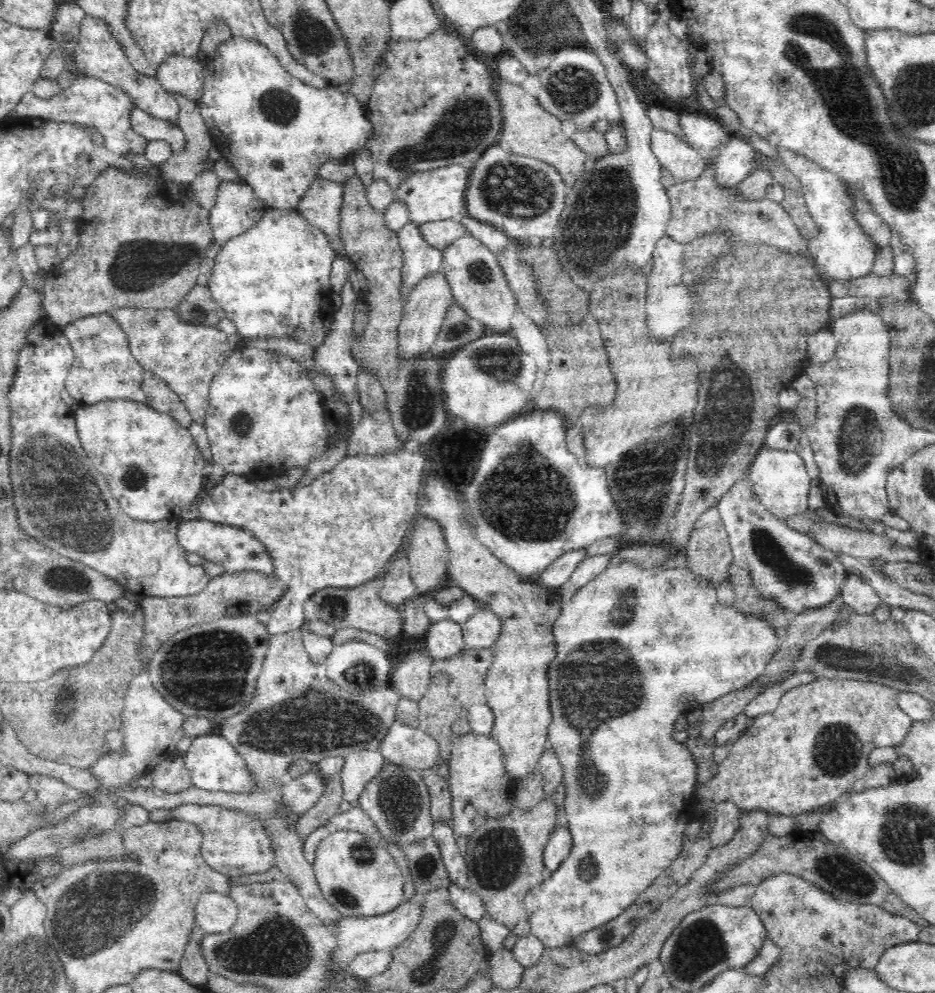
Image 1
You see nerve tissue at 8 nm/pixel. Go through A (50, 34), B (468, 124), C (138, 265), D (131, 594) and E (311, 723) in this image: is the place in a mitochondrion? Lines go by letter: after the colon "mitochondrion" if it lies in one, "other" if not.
A: other
B: mitochondrion
C: mitochondrion
D: other
E: mitochondrion

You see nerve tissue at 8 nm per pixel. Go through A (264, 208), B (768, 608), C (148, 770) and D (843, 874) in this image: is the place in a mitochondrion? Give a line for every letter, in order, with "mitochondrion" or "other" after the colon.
A: other
B: mitochondrion
C: other
D: mitochondrion

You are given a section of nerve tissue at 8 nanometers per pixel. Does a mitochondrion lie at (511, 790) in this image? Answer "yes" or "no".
no

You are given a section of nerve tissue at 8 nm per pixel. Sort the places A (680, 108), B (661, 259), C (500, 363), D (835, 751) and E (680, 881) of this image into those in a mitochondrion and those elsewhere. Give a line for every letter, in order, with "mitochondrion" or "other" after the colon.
A: other
B: other
C: mitochondrion
D: mitochondrion
E: other

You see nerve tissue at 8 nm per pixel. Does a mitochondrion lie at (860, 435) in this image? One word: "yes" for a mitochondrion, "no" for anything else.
yes

